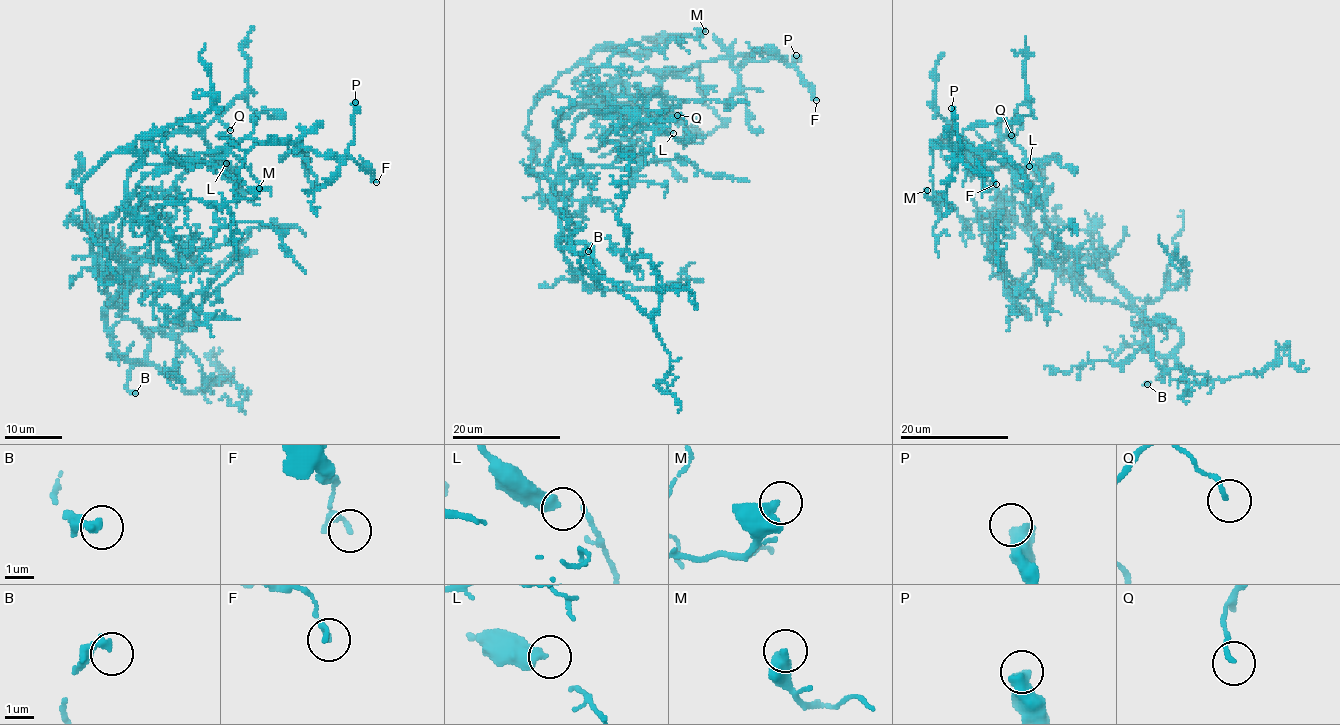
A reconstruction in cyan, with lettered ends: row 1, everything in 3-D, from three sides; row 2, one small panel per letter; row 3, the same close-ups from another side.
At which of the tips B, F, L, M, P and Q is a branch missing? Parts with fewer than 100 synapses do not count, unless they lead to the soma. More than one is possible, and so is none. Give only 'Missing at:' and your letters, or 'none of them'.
Missing at: B

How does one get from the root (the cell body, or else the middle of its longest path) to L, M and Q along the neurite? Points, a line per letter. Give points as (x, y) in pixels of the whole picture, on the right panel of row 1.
L: (1079, 259), (1064, 270), (1018, 222), (1012, 172), (997, 143), (1001, 136), (1008, 135), (1023, 150), (1029, 166)
M: (1079, 259), (1049, 236), (1022, 228), (1003, 207), (965, 219), (943, 200), (938, 206), (927, 190)
Q: (1079, 259), (1064, 270), (1018, 222), (1012, 172), (997, 143), (1010, 124), (1011, 135)

